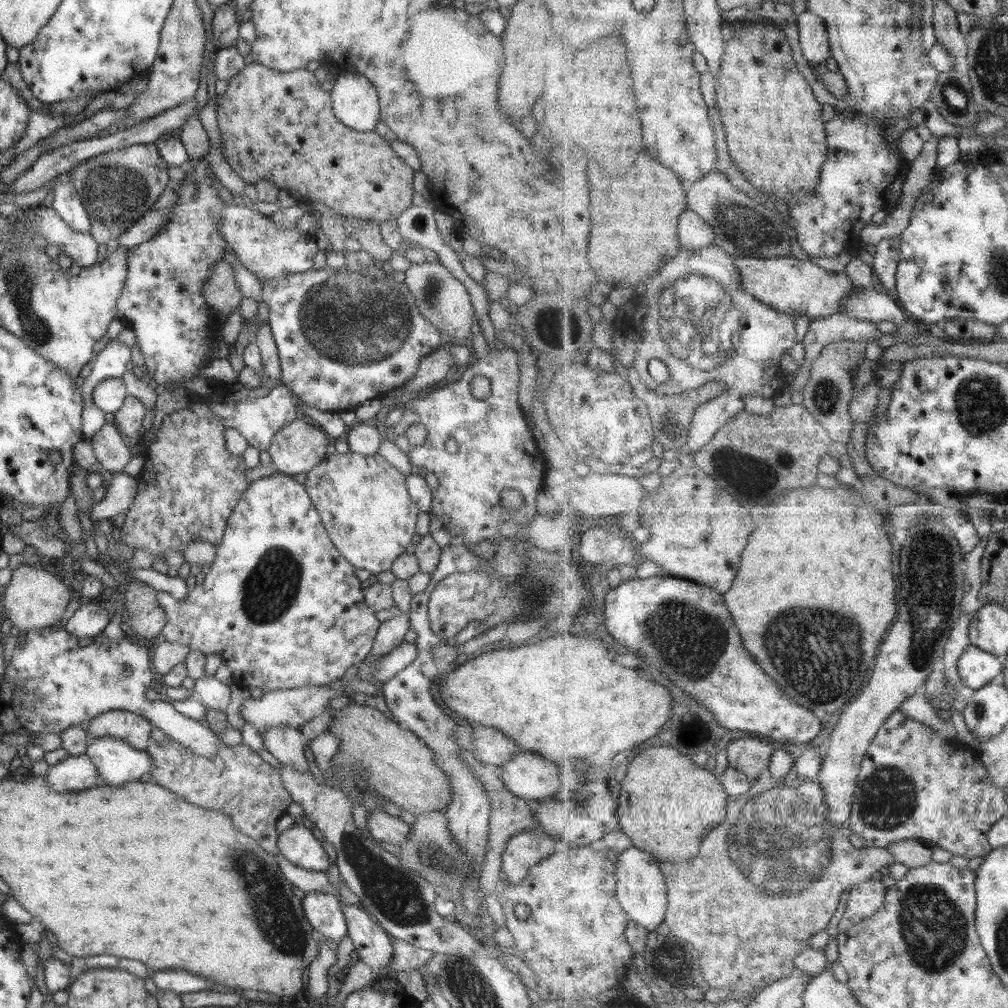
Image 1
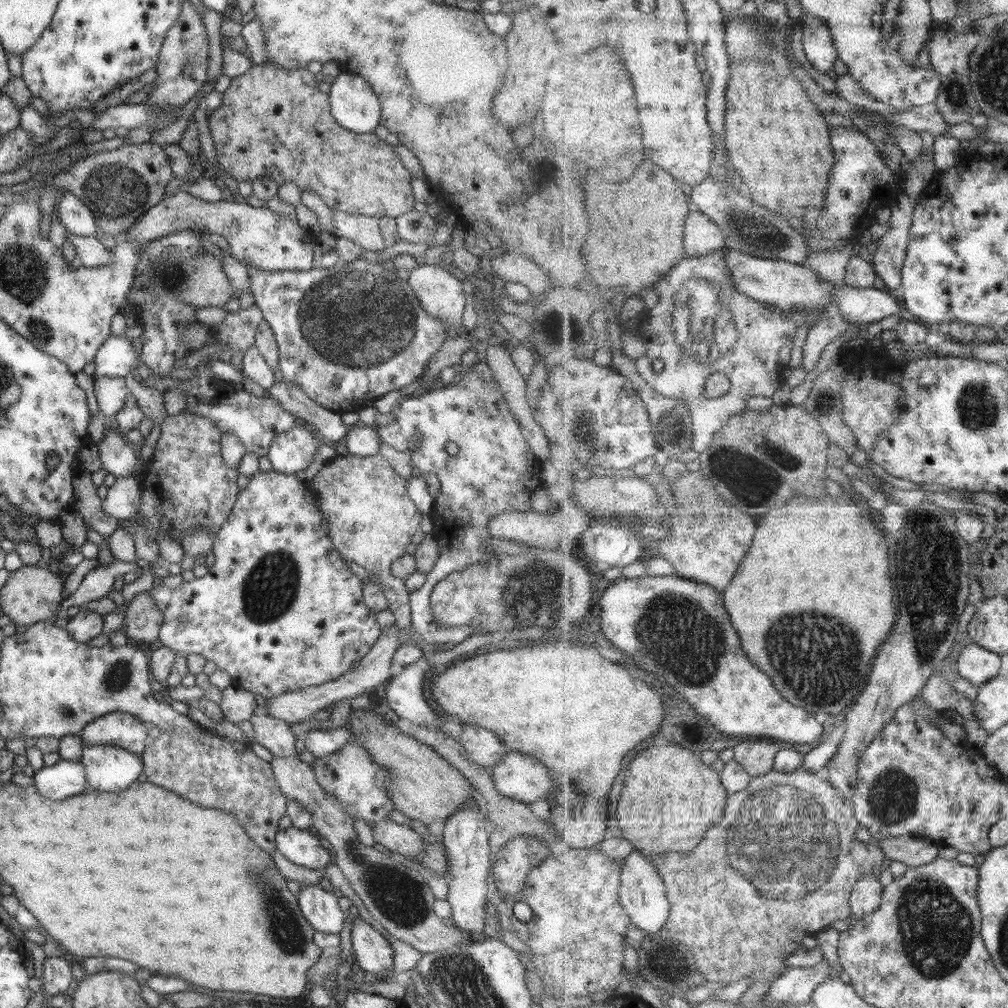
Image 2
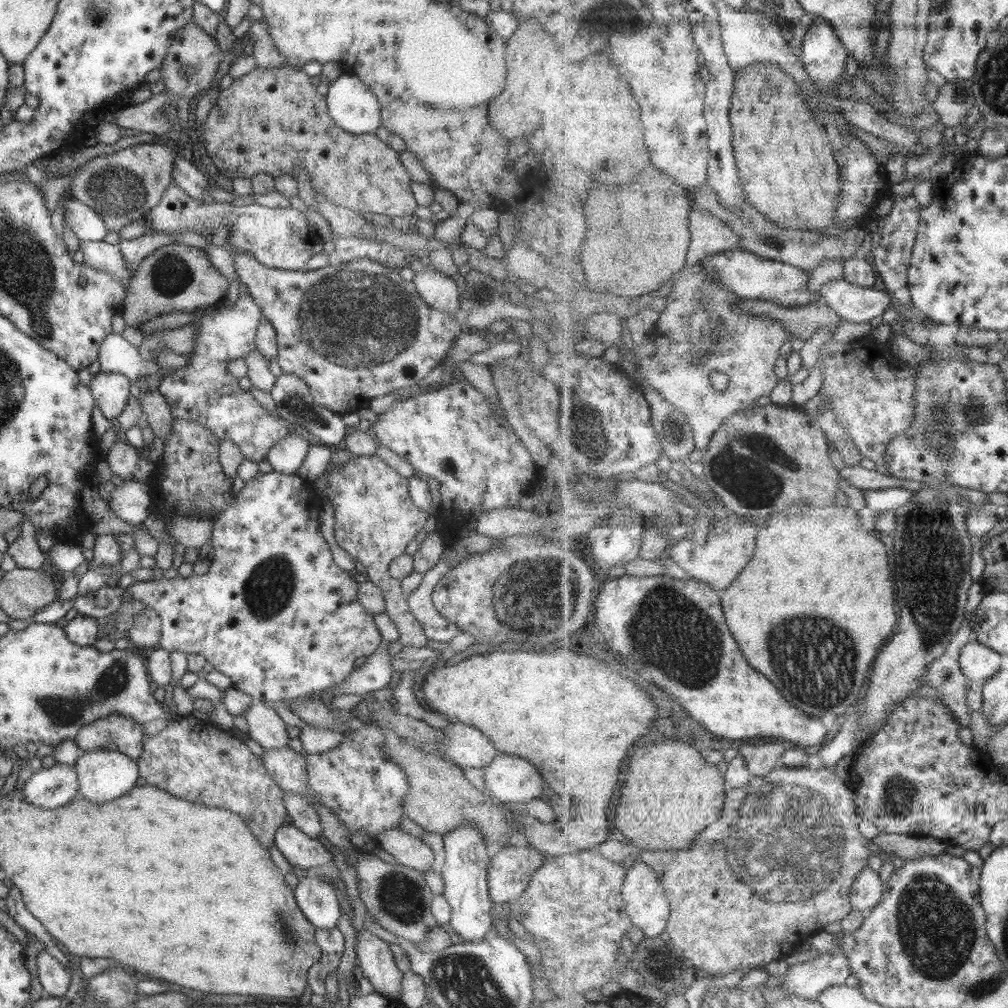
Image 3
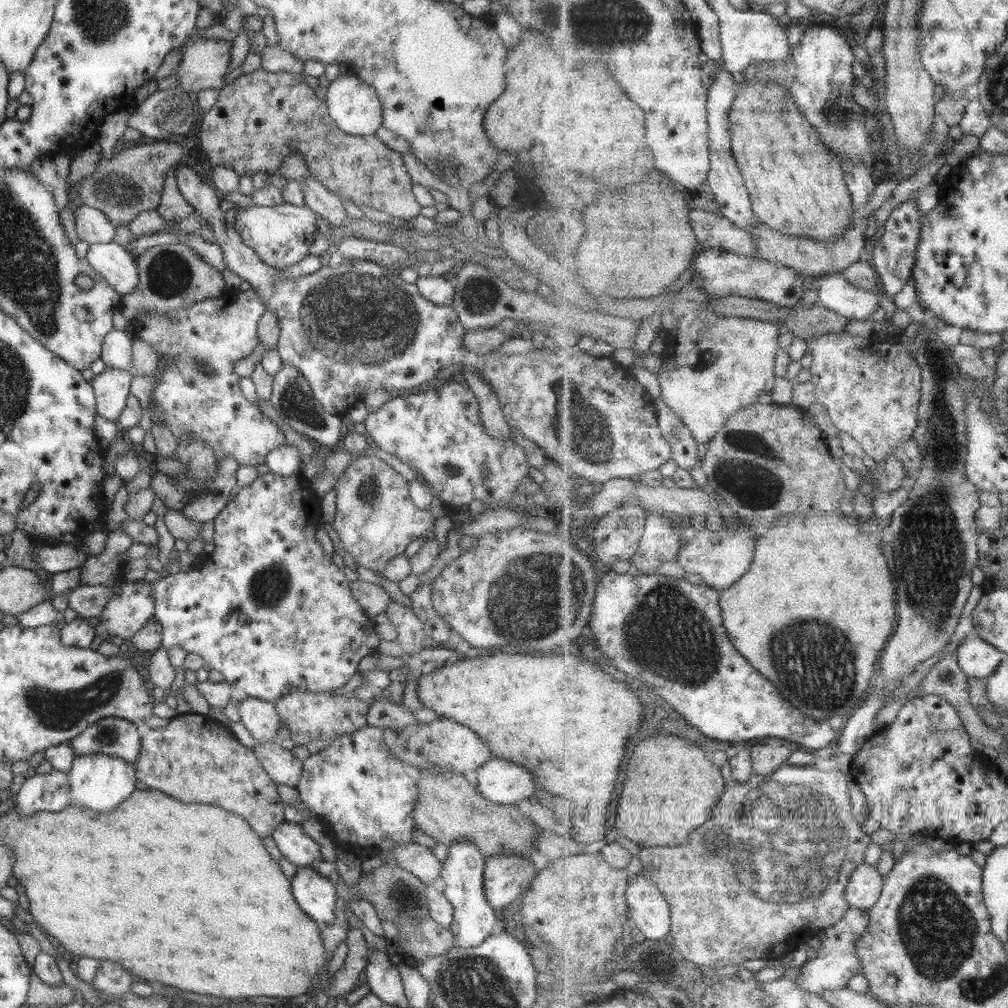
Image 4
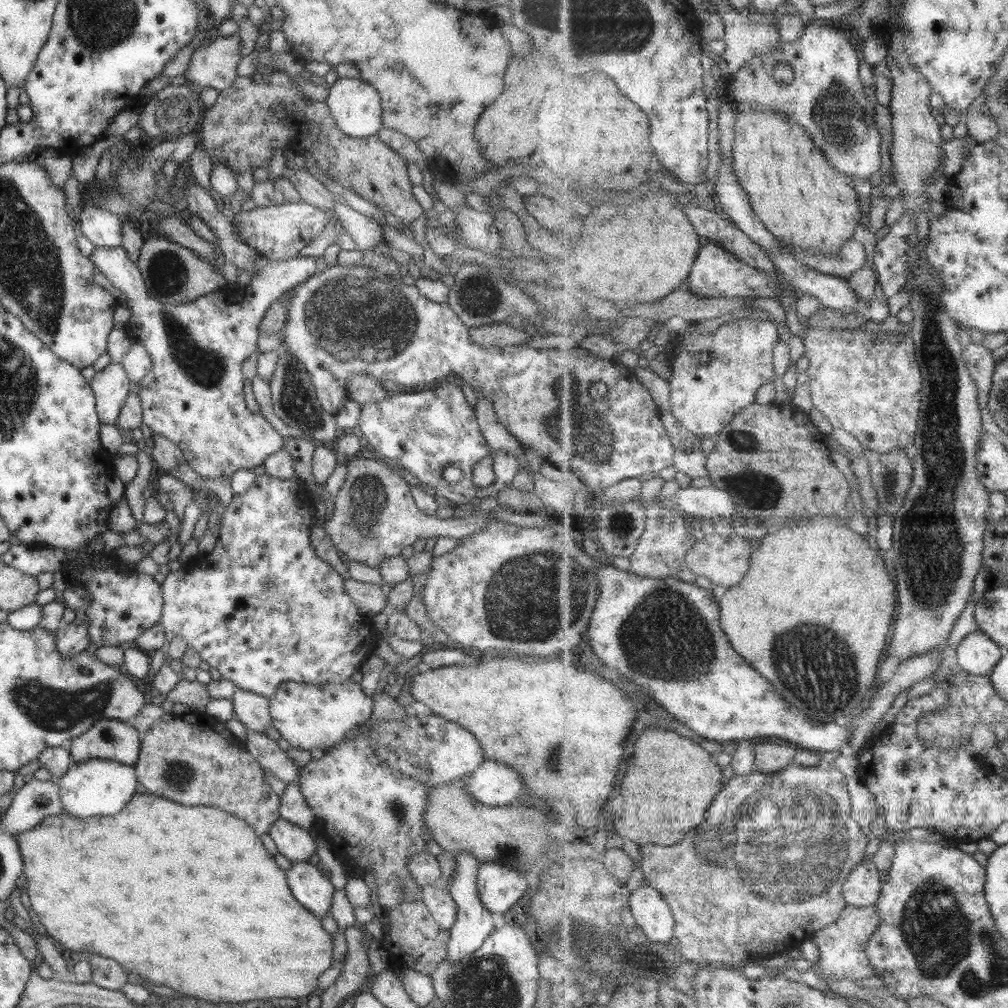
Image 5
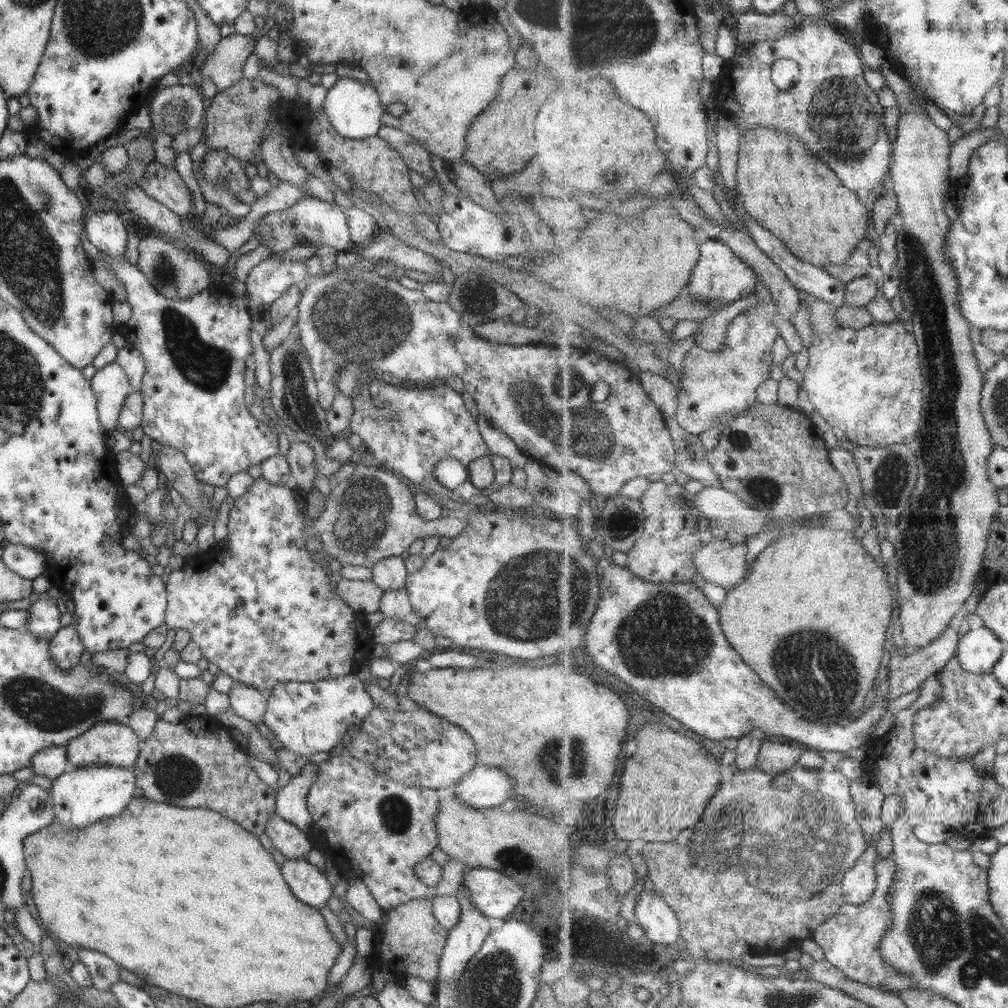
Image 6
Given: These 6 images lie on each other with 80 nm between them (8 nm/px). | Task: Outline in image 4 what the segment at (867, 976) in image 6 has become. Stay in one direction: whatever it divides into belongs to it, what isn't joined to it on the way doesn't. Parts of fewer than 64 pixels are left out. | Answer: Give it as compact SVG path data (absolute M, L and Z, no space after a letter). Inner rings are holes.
M850 906L846 915L837 924L819 933L818 937L821 942L819 956L813 960L808 959L802 966L800 988L822 996L827 990L835 991L846 988L850 978L863 974L863 965L861 965L861 958L857 957L856 944L867 930L869 923L869 909L861 910Z

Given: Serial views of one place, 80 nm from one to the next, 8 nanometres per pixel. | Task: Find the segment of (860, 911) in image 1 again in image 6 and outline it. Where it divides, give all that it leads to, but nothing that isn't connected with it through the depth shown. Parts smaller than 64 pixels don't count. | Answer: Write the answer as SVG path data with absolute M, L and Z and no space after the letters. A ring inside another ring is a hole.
M871 844L858 863L846 872L842 891L847 903L861 905L870 902L878 888L877 858L877 847L875 844Z

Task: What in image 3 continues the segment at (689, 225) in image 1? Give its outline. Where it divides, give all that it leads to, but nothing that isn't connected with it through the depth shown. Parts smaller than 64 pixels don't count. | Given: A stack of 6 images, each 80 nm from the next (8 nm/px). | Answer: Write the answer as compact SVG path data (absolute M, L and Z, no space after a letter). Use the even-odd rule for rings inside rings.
M699 207L690 214L691 242L687 264L696 265L710 254L740 248L740 236L724 220Z

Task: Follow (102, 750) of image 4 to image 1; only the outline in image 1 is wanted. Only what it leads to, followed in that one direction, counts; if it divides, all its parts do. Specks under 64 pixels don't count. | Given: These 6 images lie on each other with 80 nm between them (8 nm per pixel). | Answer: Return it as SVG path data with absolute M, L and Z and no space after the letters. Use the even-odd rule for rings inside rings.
M120 710L102 712L86 724L91 739L109 735L142 751L151 741L151 727L150 722L142 716Z

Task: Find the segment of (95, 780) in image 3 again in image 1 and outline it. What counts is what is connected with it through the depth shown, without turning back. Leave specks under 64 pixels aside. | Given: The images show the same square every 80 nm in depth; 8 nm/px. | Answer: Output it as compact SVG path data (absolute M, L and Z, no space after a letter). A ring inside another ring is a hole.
M105 735L94 739L89 738L85 756L94 765L97 774L100 776L100 783L111 787L119 786L127 781L138 780L145 772L151 770L151 758L145 750L137 750L129 743L121 739Z

